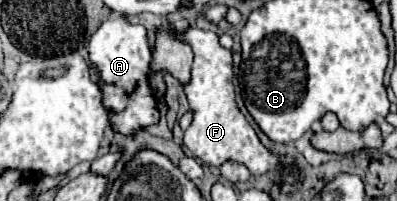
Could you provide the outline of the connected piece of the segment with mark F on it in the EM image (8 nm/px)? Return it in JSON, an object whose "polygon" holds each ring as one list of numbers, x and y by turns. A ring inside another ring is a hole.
{"polygon":[[197,26,187,28,185,32,173,32,183,42,187,42,195,54,191,80,183,86,185,96,189,100,189,108,193,110,193,122,183,134,183,144,197,156,205,166,219,168,223,162,233,160,249,168,253,176,261,176,275,168,275,154,271,154,257,138,255,130,247,124,245,116,239,112,235,104,233,92,233,59,232,51,219,44,219,36,215,32,199,30]]}

